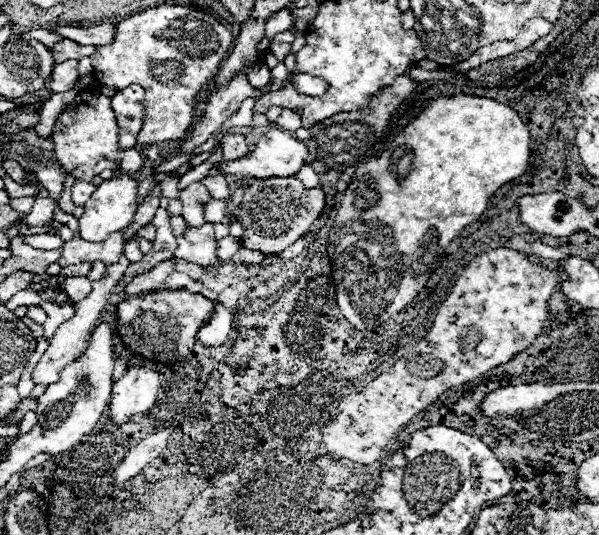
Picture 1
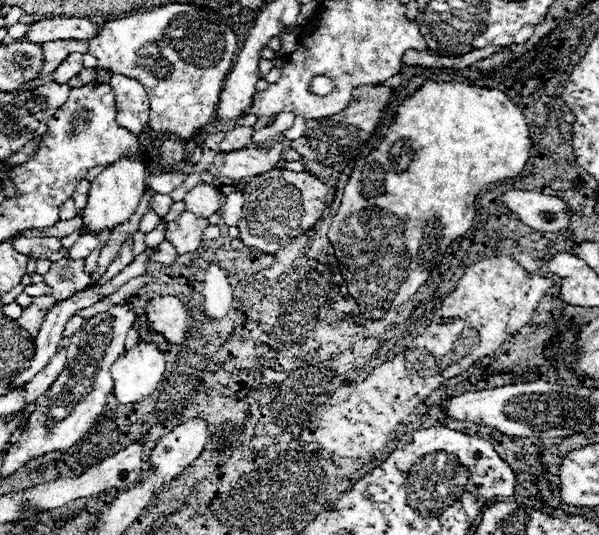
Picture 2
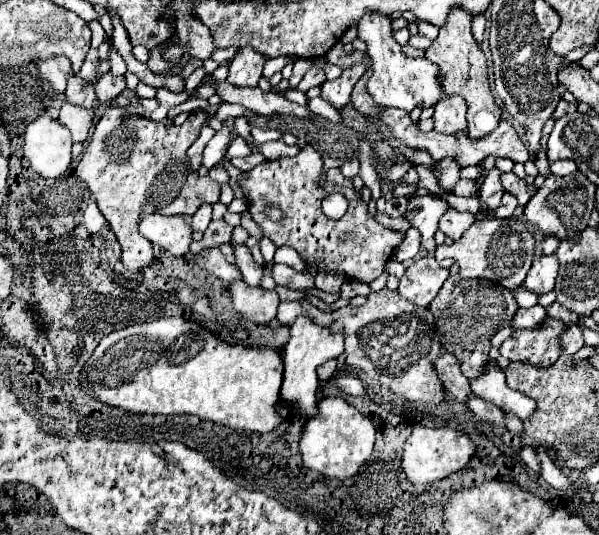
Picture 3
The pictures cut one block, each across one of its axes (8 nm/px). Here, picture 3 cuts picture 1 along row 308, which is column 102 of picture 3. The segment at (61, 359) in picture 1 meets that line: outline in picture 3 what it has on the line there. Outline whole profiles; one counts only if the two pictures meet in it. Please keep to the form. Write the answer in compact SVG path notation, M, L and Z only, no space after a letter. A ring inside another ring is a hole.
M106 72L98 84L96 84L96 96L102 104L108 104L112 102L122 90L126 88L126 82L124 82L124 76L114 76L110 72Z

